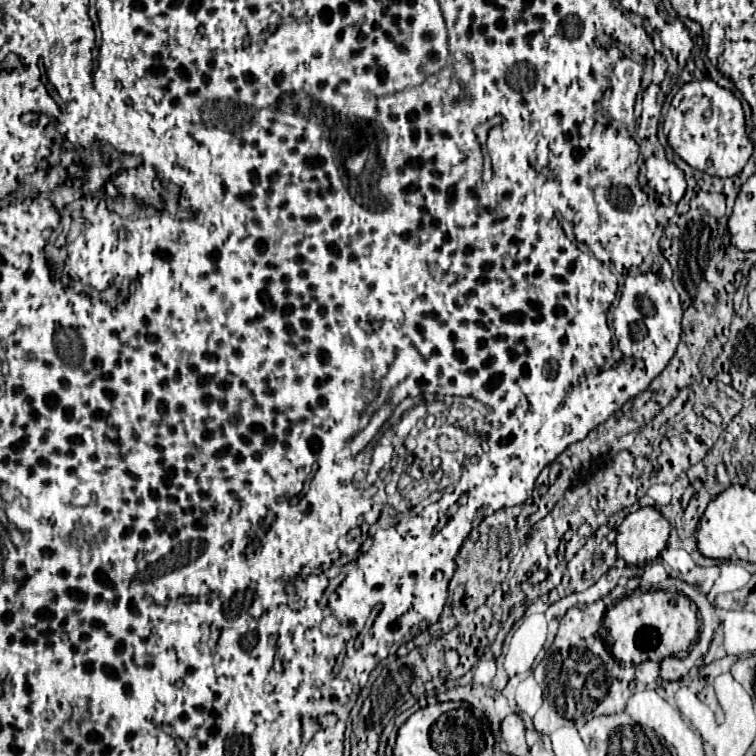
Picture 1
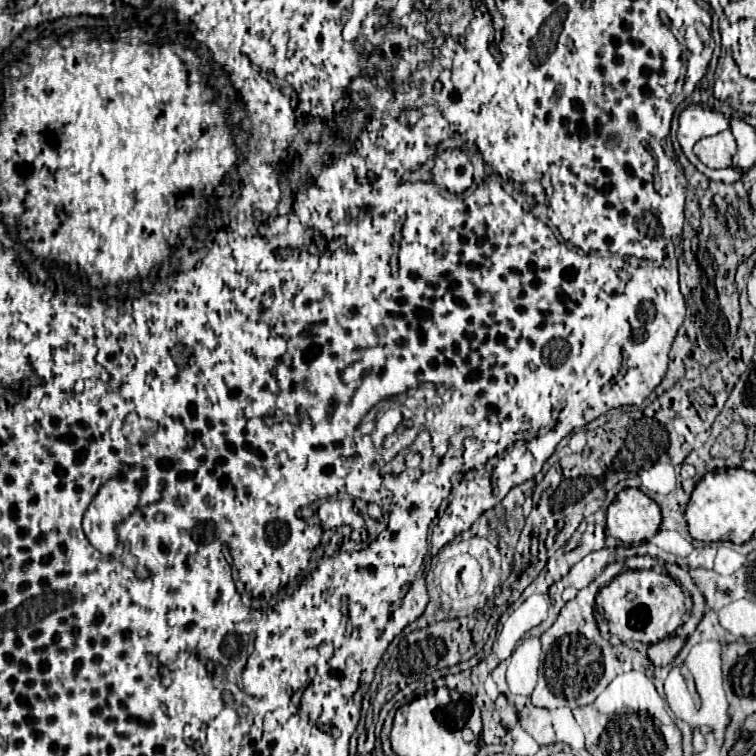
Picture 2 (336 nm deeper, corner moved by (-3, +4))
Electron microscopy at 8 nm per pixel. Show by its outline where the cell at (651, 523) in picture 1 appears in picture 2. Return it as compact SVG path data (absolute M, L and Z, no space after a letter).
M638 488L622 490L606 512L608 534L624 546L640 544L650 540L660 524L660 506Z

